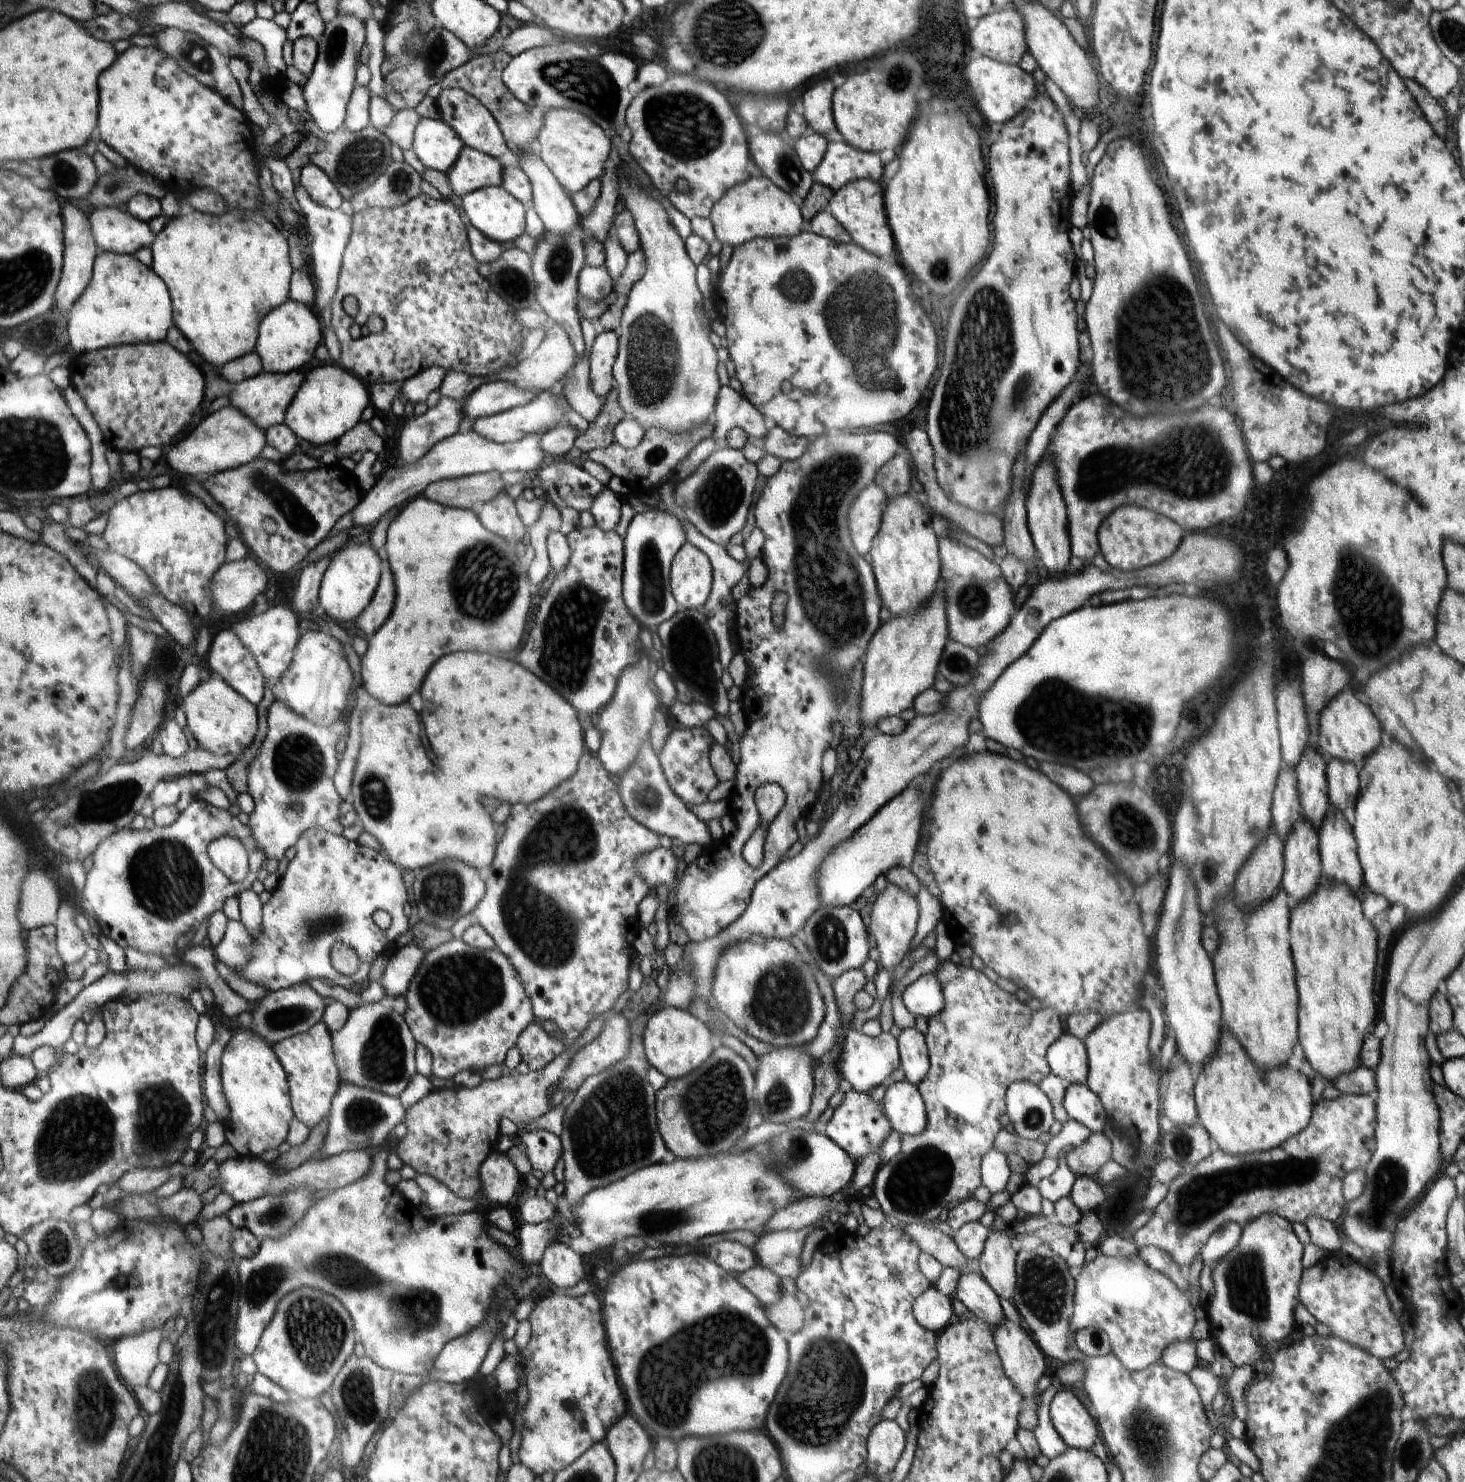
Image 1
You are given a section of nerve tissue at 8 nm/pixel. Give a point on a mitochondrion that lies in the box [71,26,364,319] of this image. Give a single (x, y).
(191, 53)

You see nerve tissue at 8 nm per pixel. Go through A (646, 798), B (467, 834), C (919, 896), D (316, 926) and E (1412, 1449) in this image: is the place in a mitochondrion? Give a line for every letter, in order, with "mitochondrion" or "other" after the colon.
A: mitochondrion
B: mitochondrion
C: other
D: mitochondrion
E: mitochondrion

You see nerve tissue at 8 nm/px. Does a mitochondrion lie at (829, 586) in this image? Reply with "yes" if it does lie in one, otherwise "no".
yes

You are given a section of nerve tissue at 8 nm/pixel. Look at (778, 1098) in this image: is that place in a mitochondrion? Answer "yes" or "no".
yes

